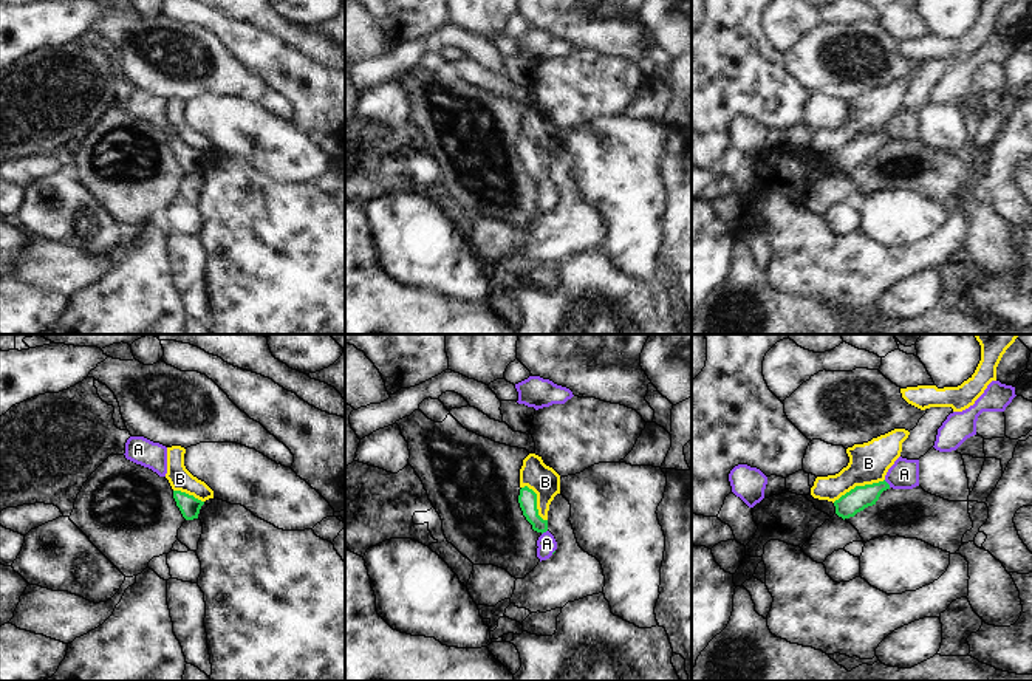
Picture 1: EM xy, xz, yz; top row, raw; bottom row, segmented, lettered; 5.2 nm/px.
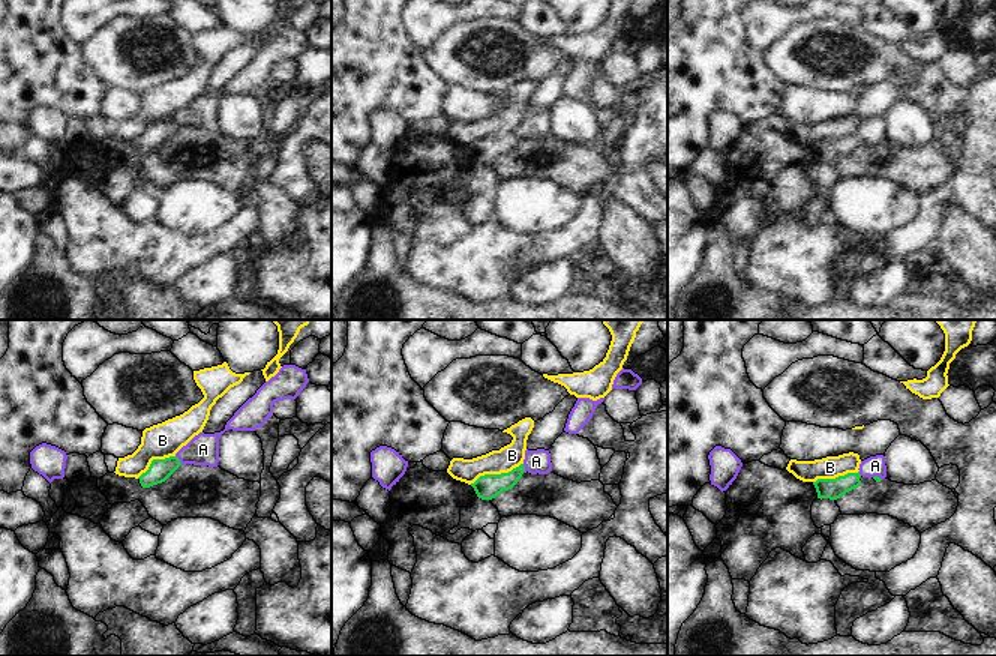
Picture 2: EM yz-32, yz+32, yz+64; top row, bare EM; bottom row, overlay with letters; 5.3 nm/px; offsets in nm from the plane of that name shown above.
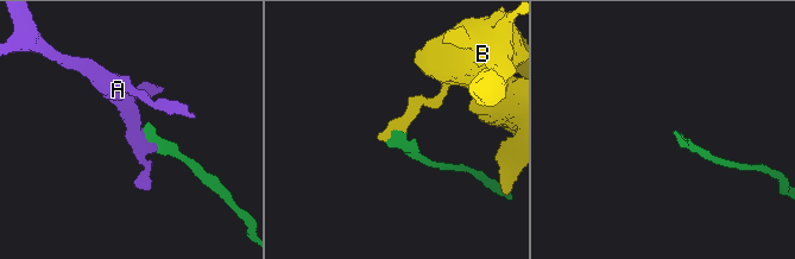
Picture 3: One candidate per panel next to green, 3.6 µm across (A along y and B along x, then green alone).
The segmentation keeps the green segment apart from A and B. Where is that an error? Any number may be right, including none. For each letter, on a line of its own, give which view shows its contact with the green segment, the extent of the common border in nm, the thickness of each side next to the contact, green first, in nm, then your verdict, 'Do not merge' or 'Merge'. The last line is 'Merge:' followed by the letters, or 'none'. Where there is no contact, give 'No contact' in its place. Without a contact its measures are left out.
A: Touches green in yz. Shared border 50 nm. Thickness 120 nm (green) against 160 nm. Merge
B: Touches green in yz. Shared border 300 nm. Thickness 120 nm (green) against 200 nm. Do not merge
Merge: A

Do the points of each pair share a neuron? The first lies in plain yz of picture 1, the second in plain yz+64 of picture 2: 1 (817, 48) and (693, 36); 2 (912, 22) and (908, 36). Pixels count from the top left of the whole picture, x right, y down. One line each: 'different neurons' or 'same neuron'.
1: different neurons
2: same neuron

